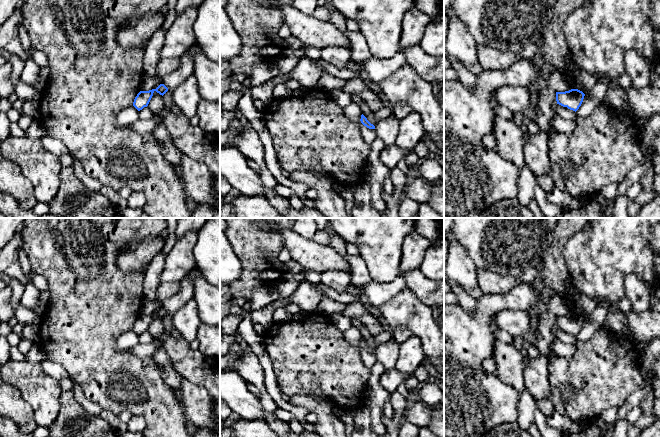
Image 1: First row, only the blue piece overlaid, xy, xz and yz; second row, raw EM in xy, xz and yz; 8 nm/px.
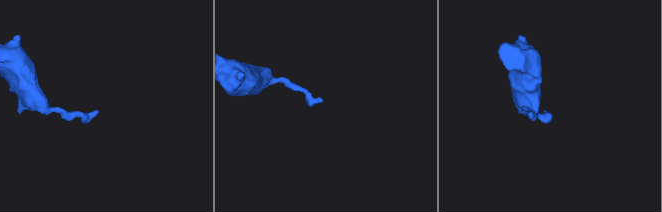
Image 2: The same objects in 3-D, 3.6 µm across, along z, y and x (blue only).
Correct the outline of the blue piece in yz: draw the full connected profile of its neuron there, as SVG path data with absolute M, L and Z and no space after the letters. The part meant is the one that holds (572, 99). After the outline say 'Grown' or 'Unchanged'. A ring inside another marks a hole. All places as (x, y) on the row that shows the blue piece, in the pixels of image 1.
M571 89L565 92L556 92L556 101L557 104L576 112L581 106L584 96L582 91Z. Unchanged

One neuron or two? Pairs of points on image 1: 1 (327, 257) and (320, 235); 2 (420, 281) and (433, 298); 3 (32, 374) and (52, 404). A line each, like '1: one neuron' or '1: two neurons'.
1: two neurons
2: one neuron
3: one neuron

